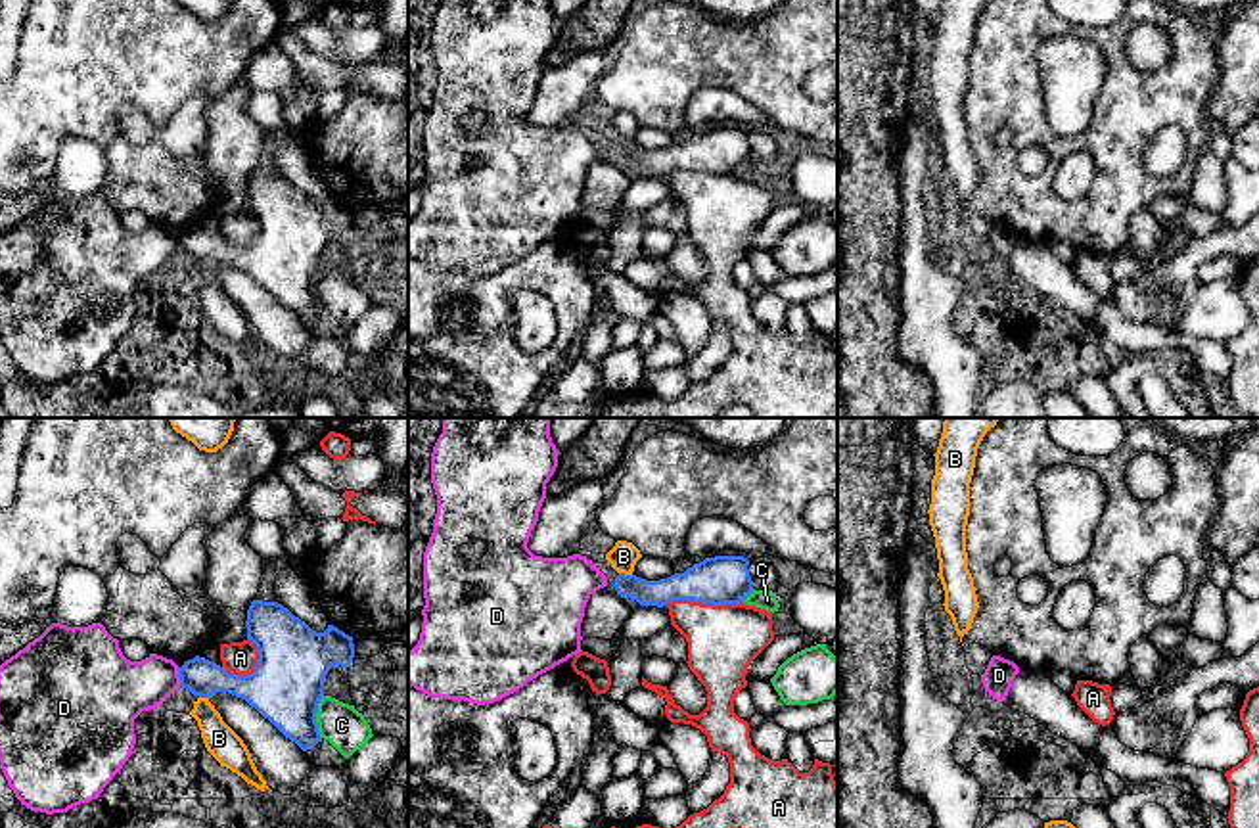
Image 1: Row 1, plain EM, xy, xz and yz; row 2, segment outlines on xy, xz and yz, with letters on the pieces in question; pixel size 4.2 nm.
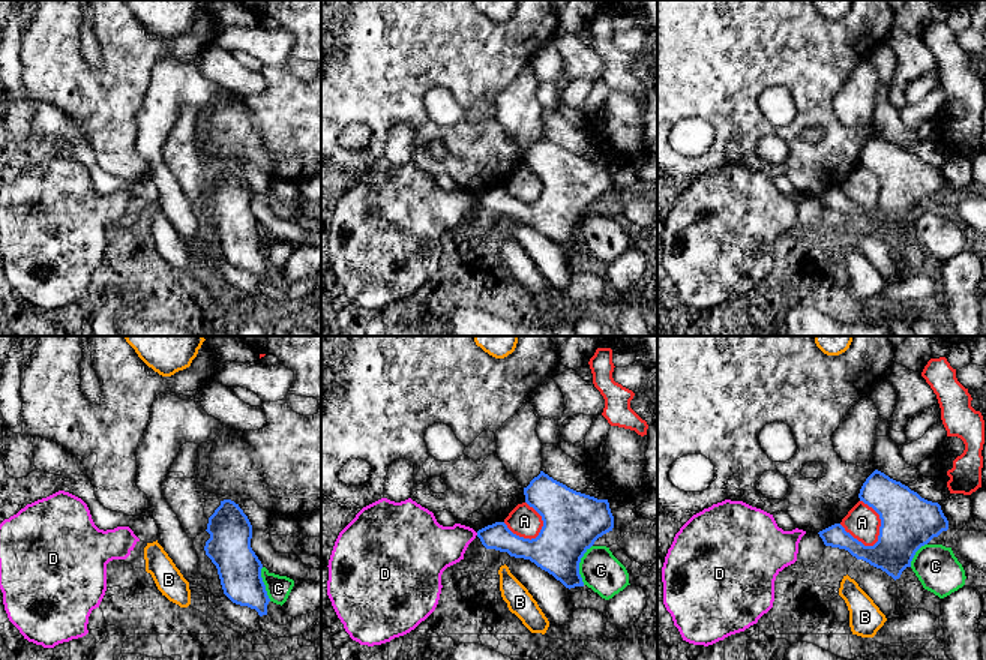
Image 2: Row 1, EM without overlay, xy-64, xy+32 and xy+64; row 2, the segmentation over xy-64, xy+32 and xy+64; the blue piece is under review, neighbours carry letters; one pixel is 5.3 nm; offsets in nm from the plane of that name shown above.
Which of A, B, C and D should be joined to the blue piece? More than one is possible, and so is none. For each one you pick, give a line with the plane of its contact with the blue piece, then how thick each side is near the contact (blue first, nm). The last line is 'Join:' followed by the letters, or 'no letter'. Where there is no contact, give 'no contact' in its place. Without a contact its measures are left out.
Join: no letter

